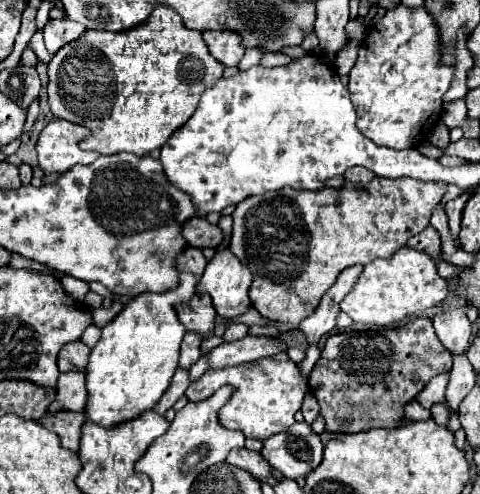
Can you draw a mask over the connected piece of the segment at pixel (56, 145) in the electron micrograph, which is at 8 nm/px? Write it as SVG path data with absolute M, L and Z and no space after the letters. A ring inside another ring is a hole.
M51 120L39 134L37 154L39 168L45 174L63 174L73 164L91 164L99 158L97 152L83 152L79 142L91 132L85 126L71 124L67 120Z

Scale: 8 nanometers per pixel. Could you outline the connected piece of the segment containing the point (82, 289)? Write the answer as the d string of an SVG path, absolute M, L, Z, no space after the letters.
M65 276L63 280L61 280L61 284L63 284L63 288L75 298L75 300L83 300L85 298L85 294L89 292L89 286L87 286L87 282L83 282L83 280L79 280L79 278L73 278L73 276Z

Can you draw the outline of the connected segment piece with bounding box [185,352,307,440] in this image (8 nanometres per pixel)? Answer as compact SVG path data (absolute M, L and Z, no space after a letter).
M281 352L275 356L267 356L249 364L241 364L217 372L207 370L197 382L193 382L187 388L185 396L197 402L211 396L211 392L215 392L223 384L231 384L237 390L219 412L221 424L225 424L225 428L231 430L241 430L245 432L247 438L257 438L257 440L267 440L269 436L285 432L295 422L293 414L301 408L303 396L307 392L307 386L299 376L295 362L285 352Z

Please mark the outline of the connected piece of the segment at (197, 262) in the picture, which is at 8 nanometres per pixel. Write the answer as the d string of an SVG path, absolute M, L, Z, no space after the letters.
M193 246L183 248L183 250L179 252L179 256L177 256L177 270L179 270L179 272L185 272L185 270L191 272L191 270L193 270L197 276L201 276L203 270L205 270L205 264L207 264L205 256L201 254L201 250L197 250L197 248L193 248Z

